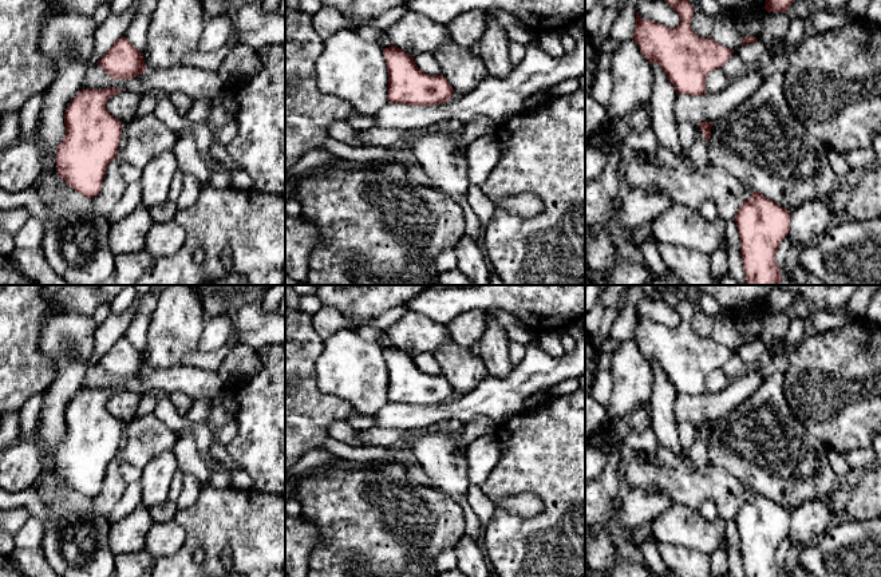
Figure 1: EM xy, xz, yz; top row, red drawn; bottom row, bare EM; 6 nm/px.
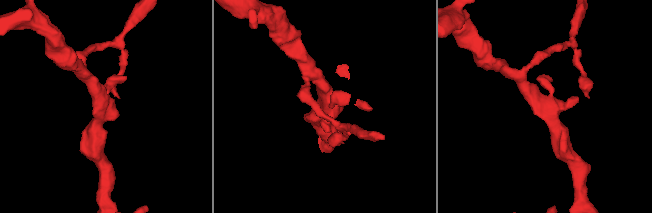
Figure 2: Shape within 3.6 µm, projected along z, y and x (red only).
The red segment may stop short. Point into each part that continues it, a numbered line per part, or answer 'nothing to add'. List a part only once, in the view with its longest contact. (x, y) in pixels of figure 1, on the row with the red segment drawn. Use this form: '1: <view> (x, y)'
nothing to add

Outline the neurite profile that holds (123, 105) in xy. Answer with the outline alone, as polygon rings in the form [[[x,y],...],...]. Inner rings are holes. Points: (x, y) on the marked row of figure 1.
[[[121,91],[111,96],[106,104],[107,111],[119,122],[131,120],[141,103],[141,95],[131,91]]]

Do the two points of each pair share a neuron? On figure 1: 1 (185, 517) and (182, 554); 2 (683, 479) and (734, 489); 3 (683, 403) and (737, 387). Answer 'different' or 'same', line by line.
1: same
2: same
3: same

